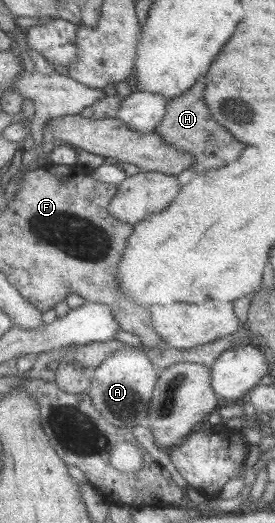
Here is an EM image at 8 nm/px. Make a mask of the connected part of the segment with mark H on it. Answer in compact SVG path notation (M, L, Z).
M200 79L191 90L183 93L179 98L171 99L167 114L156 129L168 143L195 155L196 163L192 168L200 174L228 166L240 159L240 155L246 147L227 127L224 127L224 124L215 118L205 93L207 93L206 81Z

